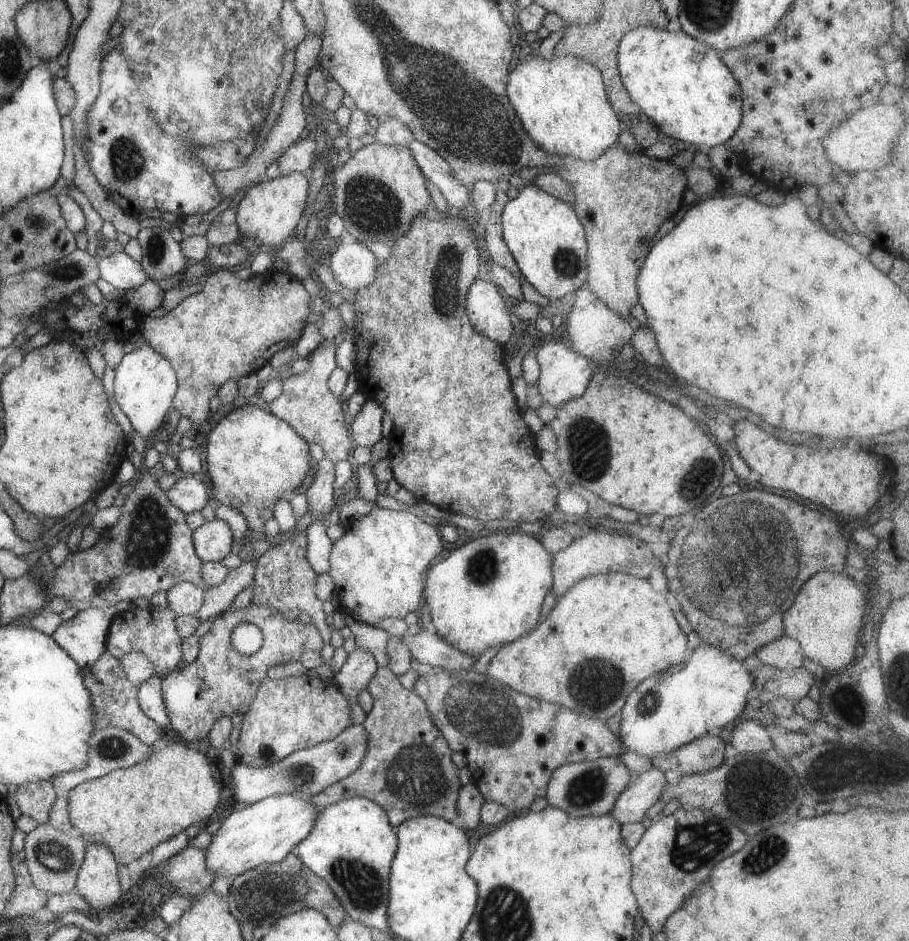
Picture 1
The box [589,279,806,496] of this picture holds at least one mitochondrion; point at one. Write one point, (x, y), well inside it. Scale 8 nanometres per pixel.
(695, 479)

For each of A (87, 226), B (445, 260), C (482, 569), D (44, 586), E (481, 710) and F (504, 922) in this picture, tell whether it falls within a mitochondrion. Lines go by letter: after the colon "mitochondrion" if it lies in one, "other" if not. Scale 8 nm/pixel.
A: other
B: mitochondrion
C: mitochondrion
D: other
E: mitochondrion
F: mitochondrion

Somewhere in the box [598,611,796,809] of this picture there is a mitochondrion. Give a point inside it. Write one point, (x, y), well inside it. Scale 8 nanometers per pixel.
(649, 704)

